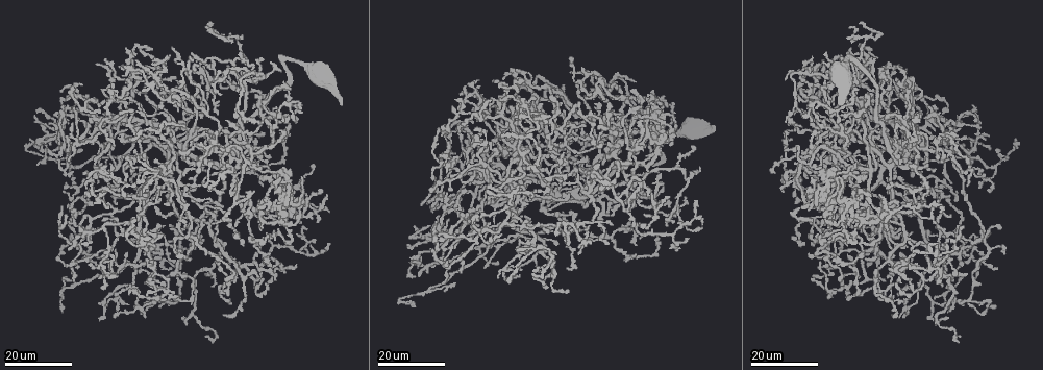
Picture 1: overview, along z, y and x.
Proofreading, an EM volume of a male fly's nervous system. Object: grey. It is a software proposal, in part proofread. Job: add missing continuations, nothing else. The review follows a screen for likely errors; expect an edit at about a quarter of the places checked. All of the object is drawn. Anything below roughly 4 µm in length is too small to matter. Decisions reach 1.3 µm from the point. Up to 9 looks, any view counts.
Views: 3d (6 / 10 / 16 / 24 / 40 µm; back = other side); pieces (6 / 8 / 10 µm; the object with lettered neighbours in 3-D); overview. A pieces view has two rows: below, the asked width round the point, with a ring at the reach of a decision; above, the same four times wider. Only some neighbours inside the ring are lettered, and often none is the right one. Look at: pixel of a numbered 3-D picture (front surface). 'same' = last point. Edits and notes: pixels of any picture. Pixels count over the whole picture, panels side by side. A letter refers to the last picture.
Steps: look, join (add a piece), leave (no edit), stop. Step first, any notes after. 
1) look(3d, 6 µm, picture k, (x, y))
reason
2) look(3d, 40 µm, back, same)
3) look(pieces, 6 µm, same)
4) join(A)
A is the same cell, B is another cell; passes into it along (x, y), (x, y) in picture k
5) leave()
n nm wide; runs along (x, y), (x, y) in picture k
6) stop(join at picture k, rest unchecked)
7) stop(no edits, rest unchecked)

look(3d, 16 µm, picture 1, (856, 174))
free end

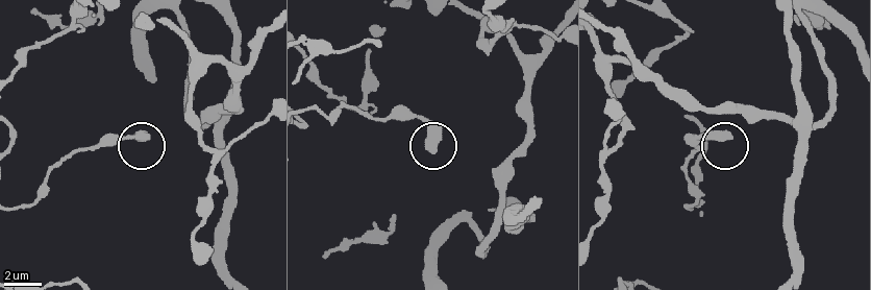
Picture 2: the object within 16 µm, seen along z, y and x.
look(pieces, 10 µm, picture 2, (434, 152))

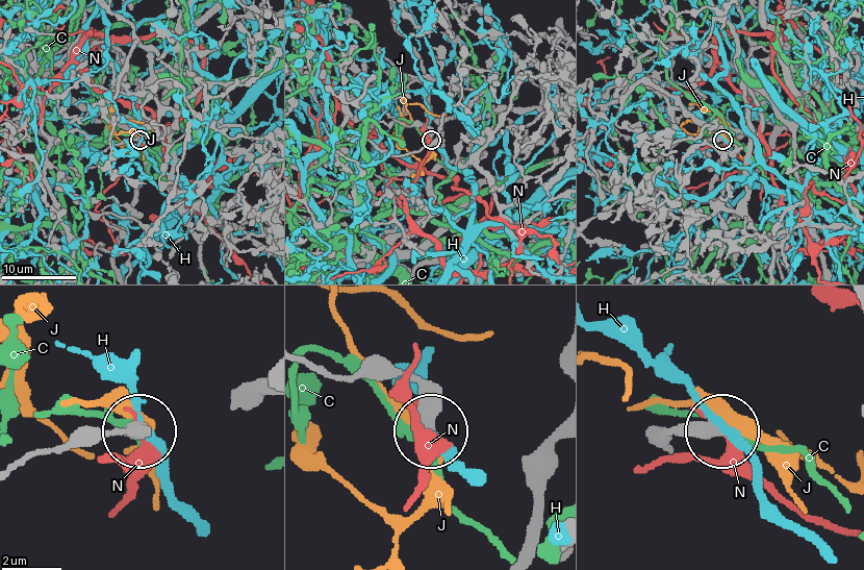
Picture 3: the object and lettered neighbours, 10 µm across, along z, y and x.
leave()
C, H, J and N are other cells; no lettered piece goes on from it

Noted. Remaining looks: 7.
look(3d, 24 µm, picture 1, (563, 194))
free end

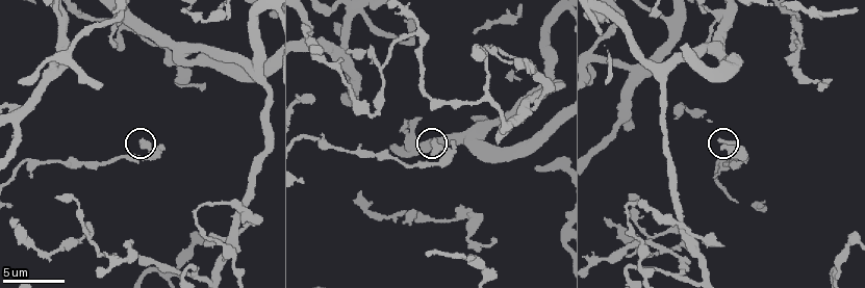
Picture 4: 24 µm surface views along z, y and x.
look(pieces, 10 µm, picture 4, (719, 142))

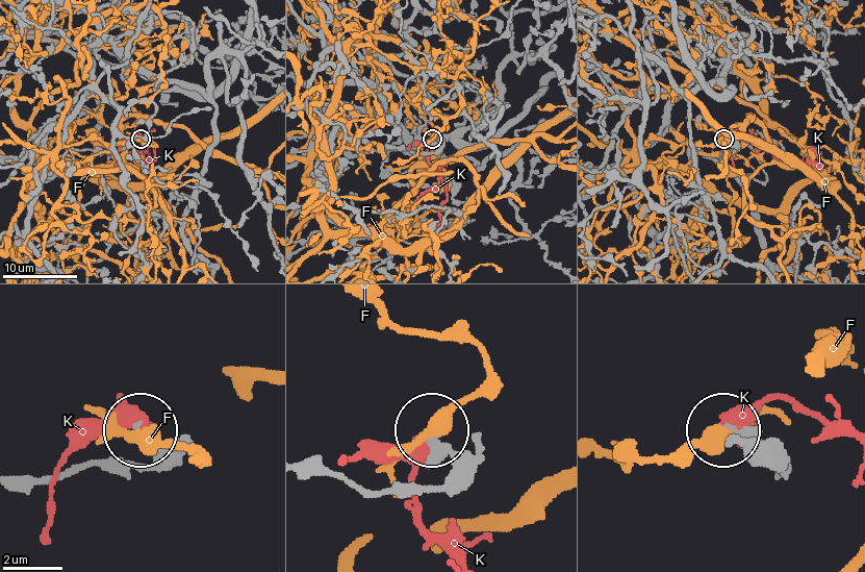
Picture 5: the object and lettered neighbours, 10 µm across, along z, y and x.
leave()
F and K are other cells; runs along (11, 474), (146, 464), (160, 451), (138, 429) in picture 5; no lettered piece goes on from it

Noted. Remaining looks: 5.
look(3d, 16 µm, picture 1, (122, 69))
thin end

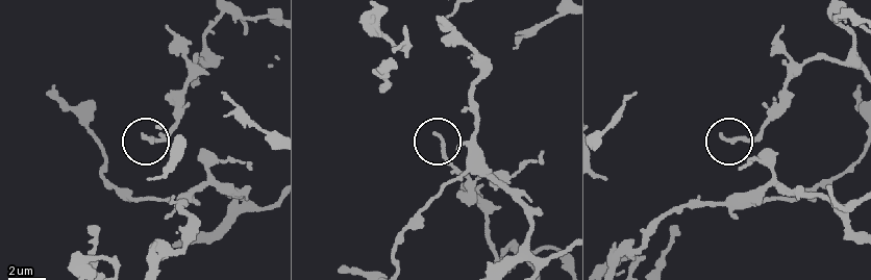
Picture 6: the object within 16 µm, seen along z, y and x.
look(pieces, 6 µm, picture 6, (436, 134))

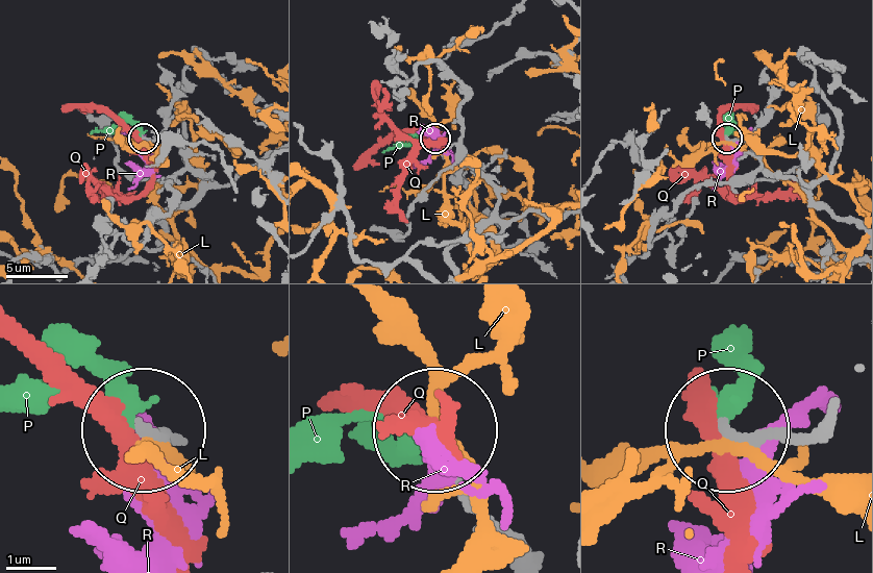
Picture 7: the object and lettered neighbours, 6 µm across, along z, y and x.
join(P)
P is the same cell, L, Q and R are other cells; passes into it along (165, 129), (152, 141), (128, 131), (93, 133) in picture 7; the neuron continues

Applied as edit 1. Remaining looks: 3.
look(overview)

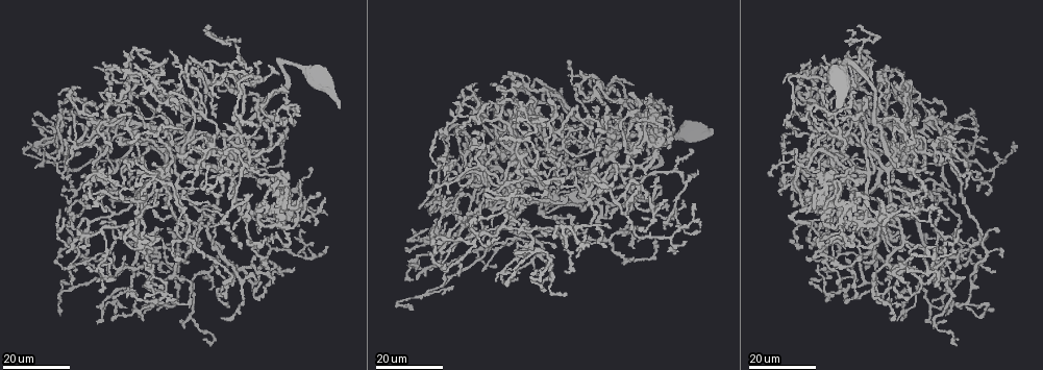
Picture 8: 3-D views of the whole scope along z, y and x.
look(3d, 24 µm, picture 8, (555, 245))

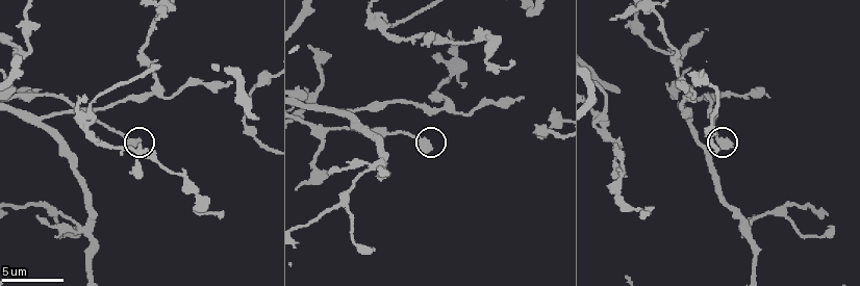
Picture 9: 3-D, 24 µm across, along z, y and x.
look(pieces, 6 µm, picture 9, (140, 141))
see the neighbours

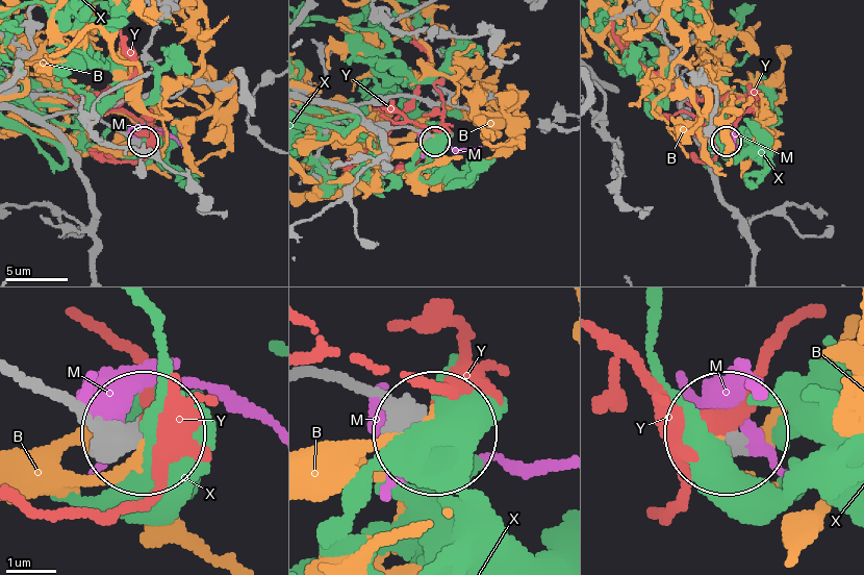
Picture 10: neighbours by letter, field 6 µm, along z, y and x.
leave()
B, M, X and Y are other cells; runs along (25, 372), (133, 434) in picture 10; none of them fits

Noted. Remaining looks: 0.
stop(join at picture 7, rest unchecked)

